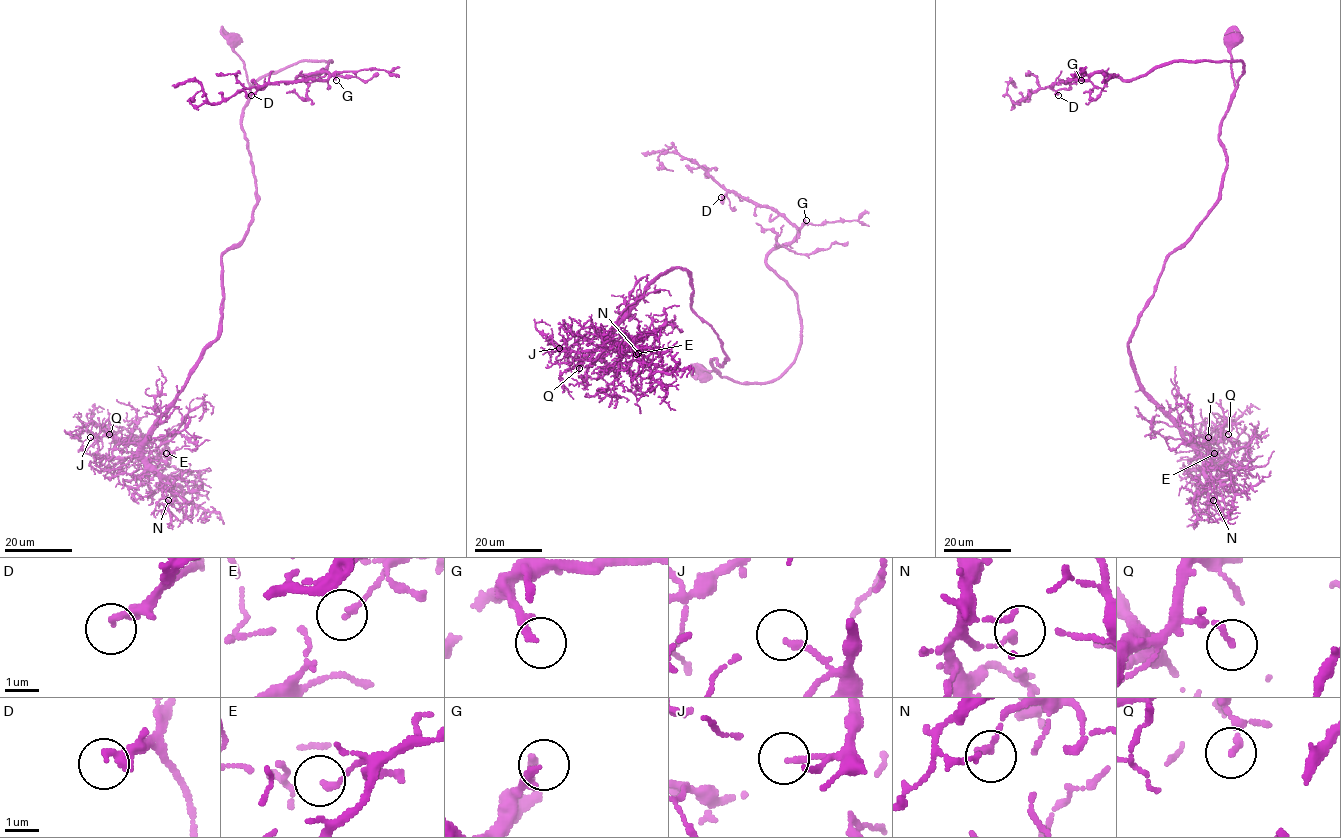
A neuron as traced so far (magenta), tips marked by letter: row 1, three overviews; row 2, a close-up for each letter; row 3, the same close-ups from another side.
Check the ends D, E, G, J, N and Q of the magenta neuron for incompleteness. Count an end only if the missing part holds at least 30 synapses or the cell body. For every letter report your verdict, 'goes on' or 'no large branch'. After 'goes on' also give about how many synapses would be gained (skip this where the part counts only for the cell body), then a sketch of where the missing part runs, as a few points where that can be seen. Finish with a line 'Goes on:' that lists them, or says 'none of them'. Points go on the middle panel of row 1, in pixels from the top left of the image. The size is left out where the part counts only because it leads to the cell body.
D: no large branch
E: no large branch
G: goes on | 40 syn | (806, 220), (806, 215), (797, 210), (773, 212)
J: no large branch
N: no large branch
Q: no large branch
Goes on: G

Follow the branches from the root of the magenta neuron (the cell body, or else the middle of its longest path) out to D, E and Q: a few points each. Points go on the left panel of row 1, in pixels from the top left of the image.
D: (234, 39), (250, 86), (301, 61), (331, 61), (297, 77), (326, 72), (326, 80), (267, 83), (251, 95)
E: (234, 39), (256, 205), (222, 255), (220, 333), (143, 447), (153, 466), (166, 453)
Q: (234, 39), (250, 88), (241, 125), (256, 205), (247, 234), (222, 255), (221, 330), (141, 442), (109, 434)

